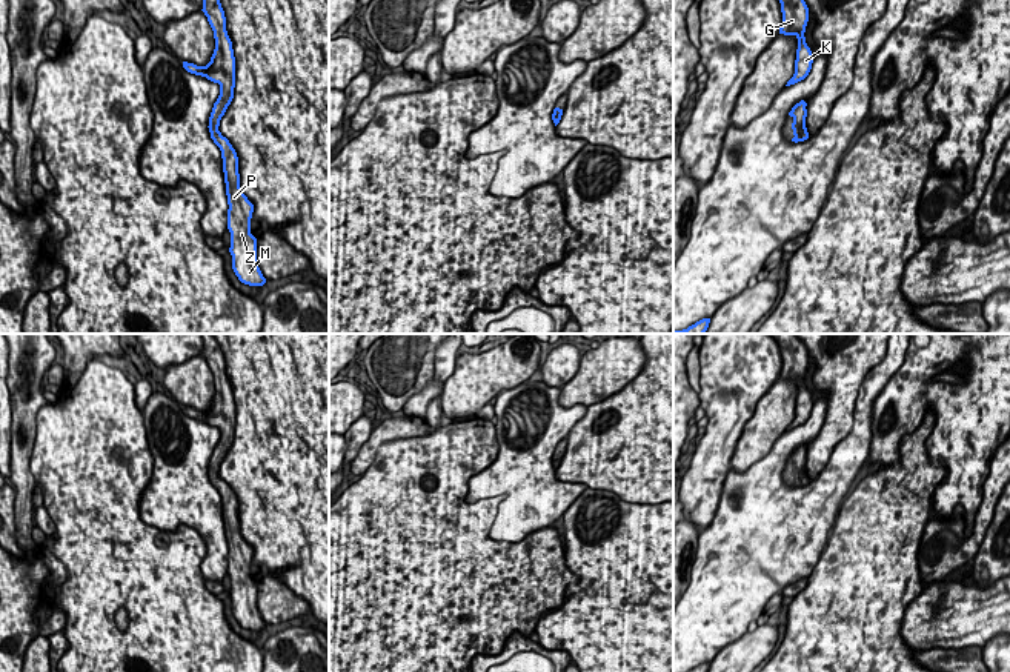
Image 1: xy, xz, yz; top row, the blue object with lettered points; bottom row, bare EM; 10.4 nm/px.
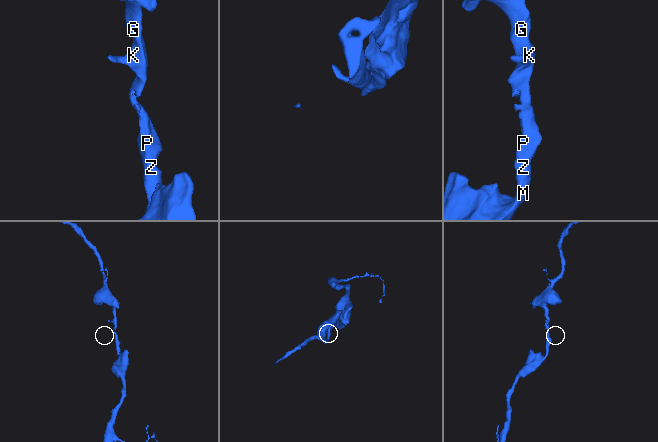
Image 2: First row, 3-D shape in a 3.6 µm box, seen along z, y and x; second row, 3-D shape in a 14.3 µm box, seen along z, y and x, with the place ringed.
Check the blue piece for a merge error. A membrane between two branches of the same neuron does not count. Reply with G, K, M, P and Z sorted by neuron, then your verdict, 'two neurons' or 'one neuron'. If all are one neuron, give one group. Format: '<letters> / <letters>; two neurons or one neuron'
G K M P Z; one neuron

